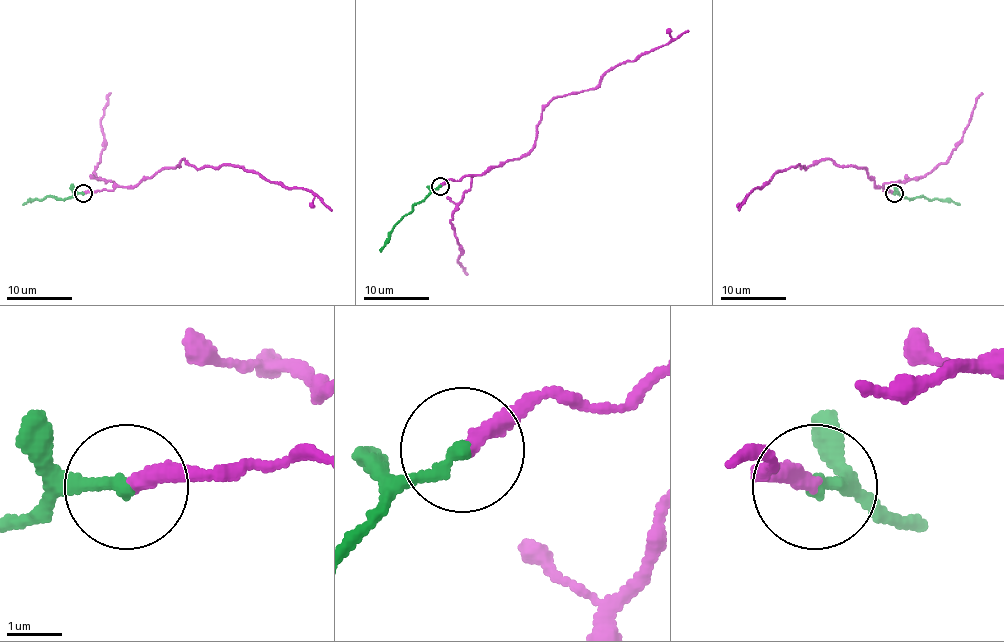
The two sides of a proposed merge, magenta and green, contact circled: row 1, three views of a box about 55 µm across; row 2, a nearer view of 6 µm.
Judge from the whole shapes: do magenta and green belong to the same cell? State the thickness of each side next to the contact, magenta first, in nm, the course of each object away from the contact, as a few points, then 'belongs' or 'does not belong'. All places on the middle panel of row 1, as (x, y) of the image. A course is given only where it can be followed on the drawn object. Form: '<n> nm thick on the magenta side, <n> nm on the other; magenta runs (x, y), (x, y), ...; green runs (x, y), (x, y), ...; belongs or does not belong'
300 nm thick on the magenta side, 280 nm on the other; magenta runs (440, 185), (524, 156), (534, 144), (542, 109), (554, 98), (595, 88), (620, 63), (689, 30); green runs (440, 185), (394, 226), (389, 241), (381, 251); belongs

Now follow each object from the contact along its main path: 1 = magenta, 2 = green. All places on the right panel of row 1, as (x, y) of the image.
1: (893, 193), (877, 186), (864, 168), (817, 160), (806, 168), (780, 170), (763, 188), (753, 189), (738, 211)
2: (893, 193), (910, 199), (921, 196), (949, 199), (959, 204)

